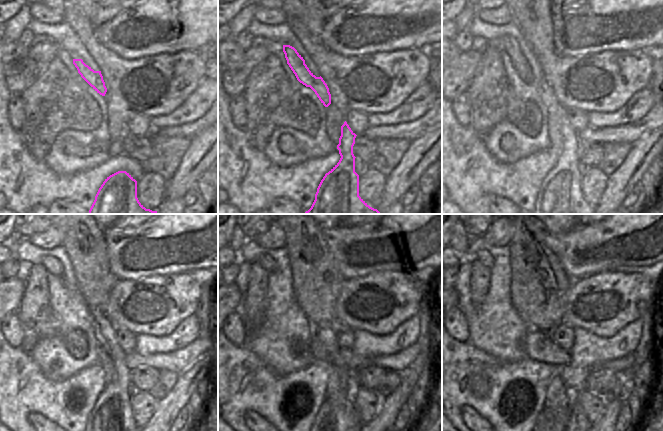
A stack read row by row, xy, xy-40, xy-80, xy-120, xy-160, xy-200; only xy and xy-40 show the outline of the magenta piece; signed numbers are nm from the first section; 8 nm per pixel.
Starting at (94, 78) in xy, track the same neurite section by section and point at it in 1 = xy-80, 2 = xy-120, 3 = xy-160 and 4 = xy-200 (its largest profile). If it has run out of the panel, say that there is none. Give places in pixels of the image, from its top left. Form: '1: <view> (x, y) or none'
1: xy-80 (560, 193)
2: xy-120 (112, 416)
3: xy-160 (337, 417)
4: xy-200 (560, 417)

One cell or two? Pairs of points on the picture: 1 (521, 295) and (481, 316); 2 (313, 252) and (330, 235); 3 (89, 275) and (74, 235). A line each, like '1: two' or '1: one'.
1: two
2: two
3: one

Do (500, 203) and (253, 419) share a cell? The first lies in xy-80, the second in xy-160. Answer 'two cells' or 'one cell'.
one cell

